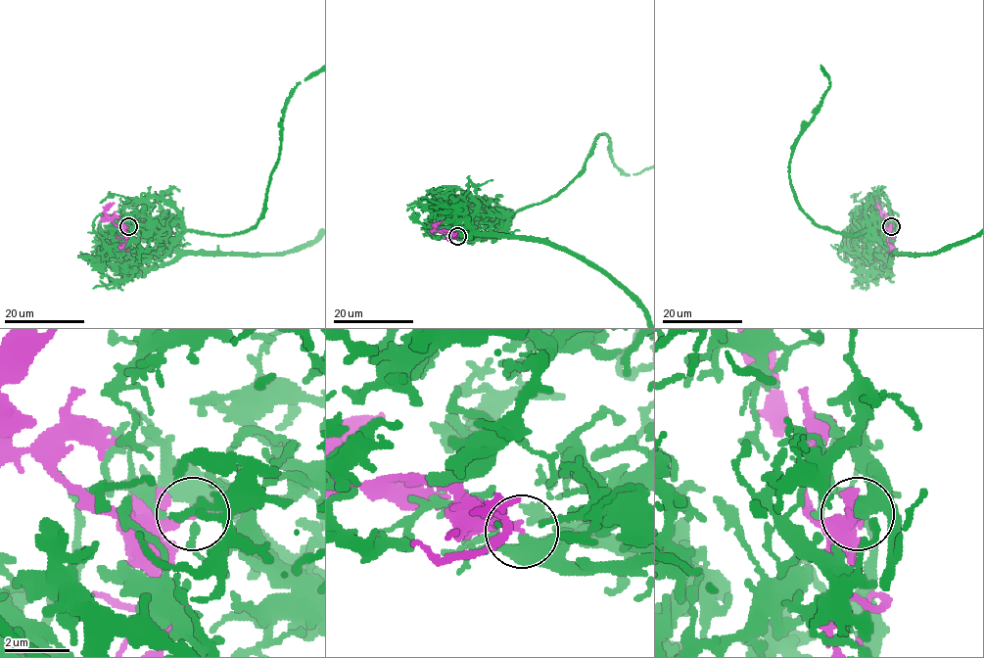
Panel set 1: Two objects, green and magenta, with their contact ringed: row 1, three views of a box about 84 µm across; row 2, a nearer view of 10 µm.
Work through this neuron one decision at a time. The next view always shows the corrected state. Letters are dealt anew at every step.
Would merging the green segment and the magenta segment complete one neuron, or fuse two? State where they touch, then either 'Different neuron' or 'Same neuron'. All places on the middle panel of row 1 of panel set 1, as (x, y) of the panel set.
Place: (457, 236). Different neuron

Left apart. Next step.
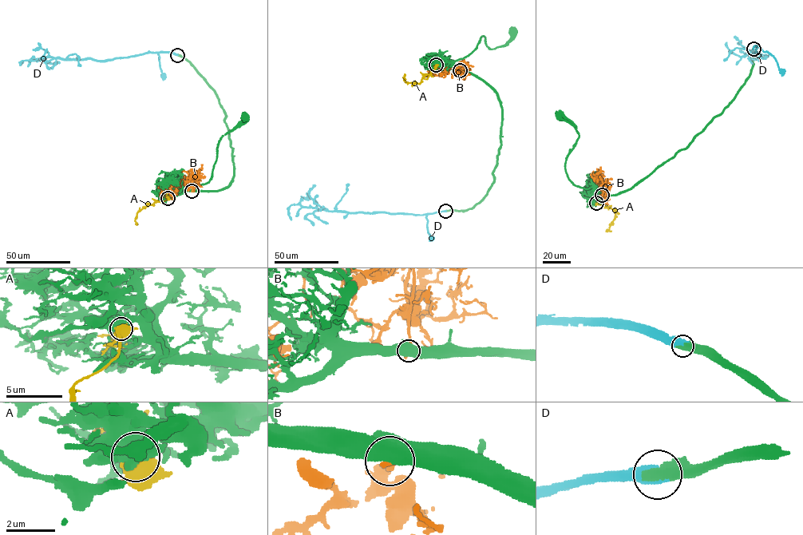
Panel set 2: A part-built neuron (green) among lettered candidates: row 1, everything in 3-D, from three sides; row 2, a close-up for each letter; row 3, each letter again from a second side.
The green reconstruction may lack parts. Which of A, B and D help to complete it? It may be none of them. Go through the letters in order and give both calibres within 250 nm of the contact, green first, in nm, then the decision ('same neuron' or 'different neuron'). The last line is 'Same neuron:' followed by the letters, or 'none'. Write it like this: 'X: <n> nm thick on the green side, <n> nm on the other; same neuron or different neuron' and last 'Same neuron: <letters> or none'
A: 500 nm thick on the green side, 500 nm on the other; different neuron
B: 650 nm thick on the green side, 280 nm on the other; different neuron
D: 550 nm thick on the green side, 650 nm on the other; same neuron
Same neuron: D

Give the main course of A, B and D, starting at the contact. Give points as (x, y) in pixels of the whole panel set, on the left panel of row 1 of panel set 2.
A: (168, 198), (163, 202), (148, 204), (139, 211), (135, 219), (136, 223)
B: (191, 191), (192, 181), (182, 179), (180, 187), (171, 192), (161, 192), (162, 198)
D: (177, 54), (145, 53), (102, 61), (45, 57), (22, 60), (20, 64), (23, 62)

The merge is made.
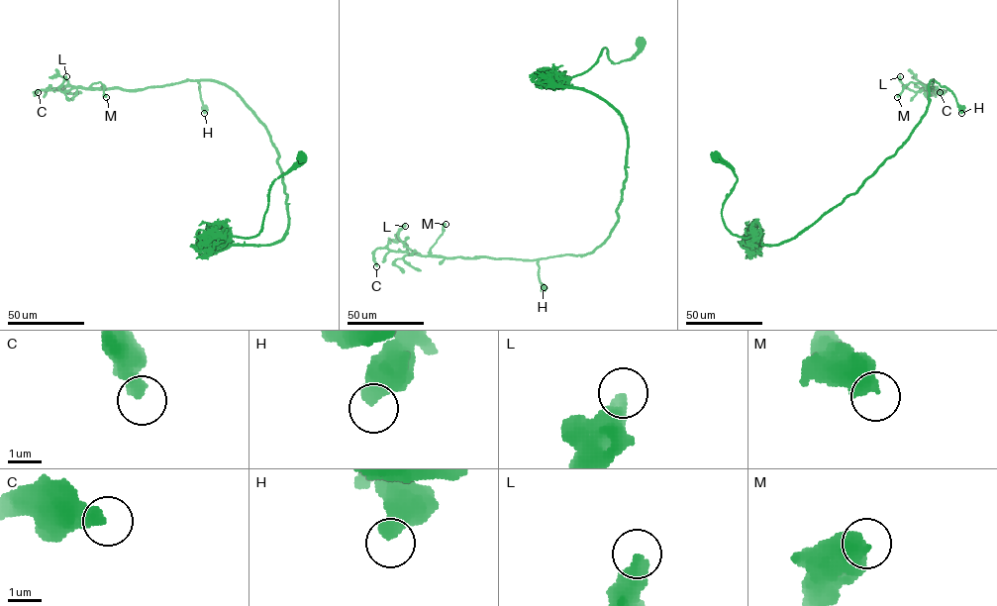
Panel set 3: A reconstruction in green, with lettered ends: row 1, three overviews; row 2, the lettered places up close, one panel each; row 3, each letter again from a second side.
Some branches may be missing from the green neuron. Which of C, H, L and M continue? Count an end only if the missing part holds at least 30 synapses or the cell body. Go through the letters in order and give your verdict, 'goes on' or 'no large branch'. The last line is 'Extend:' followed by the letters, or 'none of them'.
C: no large branch
H: no large branch
L: no large branch
M: no large branch
Extend: none of them

